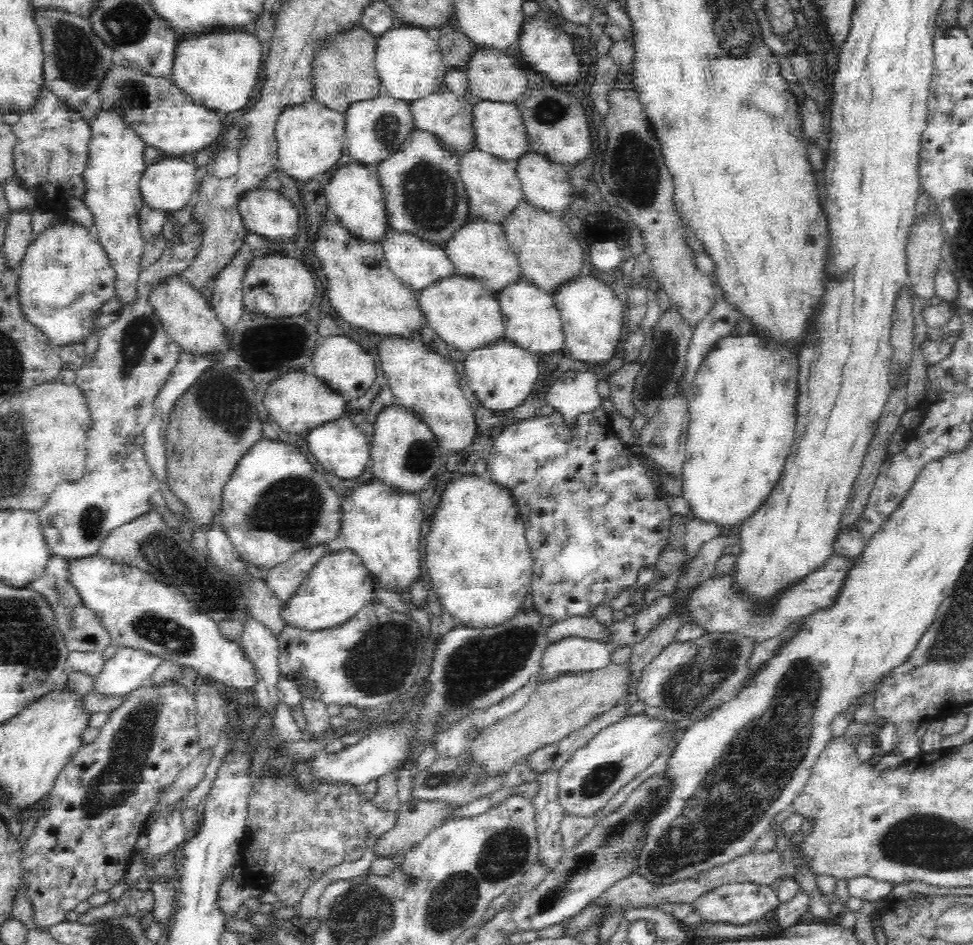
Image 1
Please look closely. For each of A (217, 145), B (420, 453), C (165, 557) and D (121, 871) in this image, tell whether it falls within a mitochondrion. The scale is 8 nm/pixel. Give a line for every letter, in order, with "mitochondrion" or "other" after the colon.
A: other
B: mitochondrion
C: mitochondrion
D: other

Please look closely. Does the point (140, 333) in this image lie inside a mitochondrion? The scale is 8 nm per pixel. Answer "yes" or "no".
yes

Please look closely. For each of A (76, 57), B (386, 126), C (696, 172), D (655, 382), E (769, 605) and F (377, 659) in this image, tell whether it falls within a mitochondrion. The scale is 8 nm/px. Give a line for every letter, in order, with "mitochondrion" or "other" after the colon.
A: mitochondrion
B: mitochondrion
C: other
D: mitochondrion
E: other
F: mitochondrion

